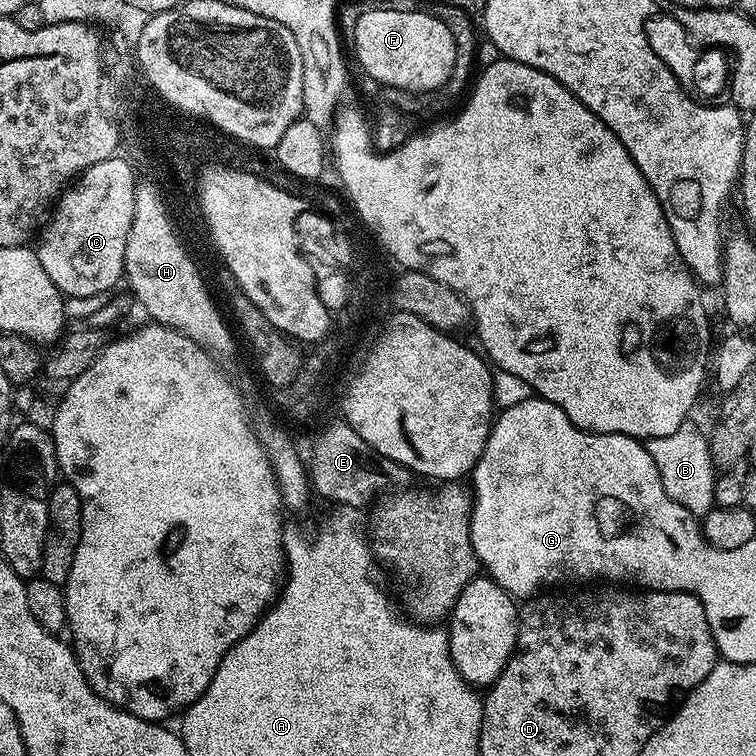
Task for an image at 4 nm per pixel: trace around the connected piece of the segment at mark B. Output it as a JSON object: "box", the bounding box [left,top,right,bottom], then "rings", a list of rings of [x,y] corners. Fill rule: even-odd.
{"box":[646,422,718,518],"rings":[[[686,422],[674,430],[674,434],[666,434],[662,438],[647,441],[646,447],[650,458],[654,458],[654,466],[658,466],[658,474],[662,478],[662,486],[674,502],[686,506],[697,518],[702,518],[710,509],[716,507],[714,498],[714,482],[718,470],[712,463],[709,437],[698,425]]]}

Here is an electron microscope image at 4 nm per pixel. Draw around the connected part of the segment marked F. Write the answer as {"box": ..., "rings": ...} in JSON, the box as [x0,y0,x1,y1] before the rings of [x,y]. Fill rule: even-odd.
{"box":[351,10,454,92],"rings":[[[370,10],[362,14],[360,22],[353,30],[351,43],[356,46],[360,62],[364,66],[366,76],[376,79],[378,84],[388,87],[400,87],[404,91],[425,90],[432,92],[444,86],[448,73],[454,68],[454,37],[446,26],[440,24],[438,18],[423,11],[406,13],[405,11]]]}

